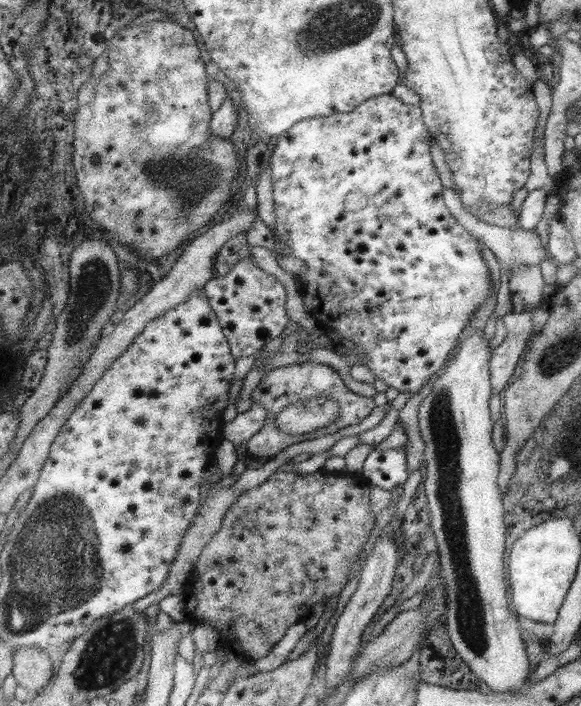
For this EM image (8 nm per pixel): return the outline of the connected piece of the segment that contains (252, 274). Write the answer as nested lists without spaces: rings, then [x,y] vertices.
[[[241,258],[225,276],[215,274],[203,288],[203,295],[207,297],[211,312],[215,313],[215,320],[227,339],[231,356],[235,358],[256,354],[266,342],[282,335],[287,326],[287,296],[283,286],[279,285],[277,278],[265,274],[253,260]]]

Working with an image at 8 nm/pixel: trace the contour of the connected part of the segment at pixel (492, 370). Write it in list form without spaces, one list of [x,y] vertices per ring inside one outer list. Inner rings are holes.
[[[529,308],[525,312],[510,310],[501,317],[506,328],[506,336],[501,344],[491,351],[488,362],[491,394],[499,392],[507,386],[507,380],[513,373],[515,364],[521,353],[526,350],[529,338],[533,336],[532,312]]]

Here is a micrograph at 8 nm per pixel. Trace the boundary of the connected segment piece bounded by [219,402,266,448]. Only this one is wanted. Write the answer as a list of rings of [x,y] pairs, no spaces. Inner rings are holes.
[[[253,402],[248,410],[237,413],[232,420],[222,423],[219,434],[223,439],[232,442],[233,447],[236,448],[259,431],[261,425],[265,423],[265,415],[265,408]]]

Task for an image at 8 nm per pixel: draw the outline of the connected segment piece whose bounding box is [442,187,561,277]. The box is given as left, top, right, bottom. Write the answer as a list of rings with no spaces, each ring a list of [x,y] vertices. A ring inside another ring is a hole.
[[[443,188],[442,197],[444,205],[447,207],[451,217],[454,217],[457,224],[459,224],[467,233],[471,233],[471,236],[475,238],[476,242],[481,245],[485,245],[491,253],[494,254],[496,262],[499,262],[505,270],[507,276],[511,276],[511,268],[515,266],[531,266],[538,265],[541,261],[551,261],[555,263],[555,266],[561,266],[561,263],[557,262],[551,254],[545,248],[545,241],[539,238],[535,228],[529,231],[523,231],[522,229],[509,230],[502,228],[501,226],[494,226],[487,222],[482,222],[481,219],[477,218],[474,214],[471,214],[459,200],[459,195],[455,188]]]

